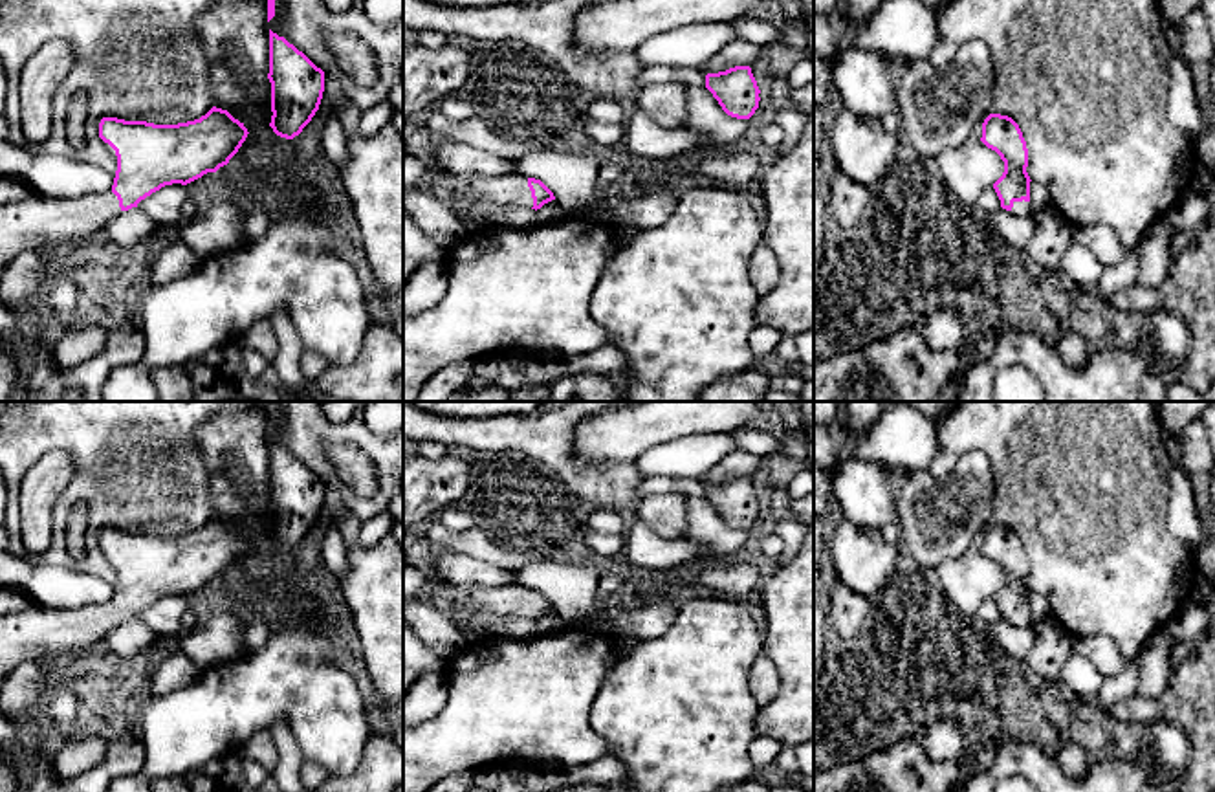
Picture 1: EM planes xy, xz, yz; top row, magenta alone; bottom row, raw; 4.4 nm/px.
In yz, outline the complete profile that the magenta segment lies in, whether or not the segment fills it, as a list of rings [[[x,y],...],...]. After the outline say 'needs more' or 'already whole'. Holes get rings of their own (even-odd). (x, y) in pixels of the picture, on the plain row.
[[[990,524],[982,534],[980,552],[1004,572],[1004,583],[993,594],[1001,618],[1015,627],[1028,627],[1034,622],[1030,612],[1032,590],[1026,583],[1028,559],[1019,535],[1008,526]]] | needs more

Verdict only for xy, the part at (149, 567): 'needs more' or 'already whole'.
needs more

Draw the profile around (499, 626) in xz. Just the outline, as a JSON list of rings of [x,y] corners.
[[[493,616],[487,625],[491,638],[535,638],[537,623],[520,616]]]

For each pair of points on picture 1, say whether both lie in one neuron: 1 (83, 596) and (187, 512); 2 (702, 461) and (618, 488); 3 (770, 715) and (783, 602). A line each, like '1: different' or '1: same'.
1: different
2: different
3: same

